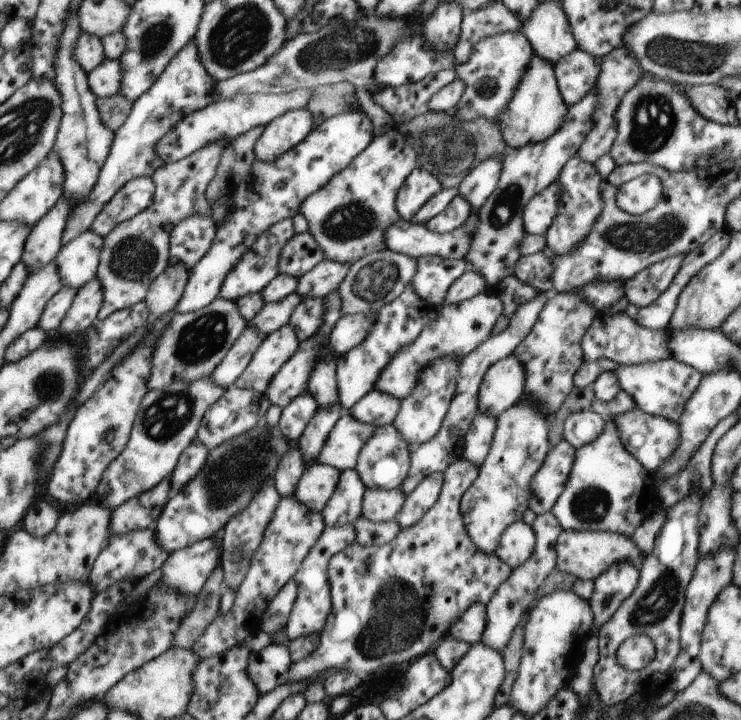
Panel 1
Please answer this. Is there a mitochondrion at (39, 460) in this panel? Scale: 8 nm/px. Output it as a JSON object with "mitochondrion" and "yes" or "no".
{"mitochondrion":"no"}

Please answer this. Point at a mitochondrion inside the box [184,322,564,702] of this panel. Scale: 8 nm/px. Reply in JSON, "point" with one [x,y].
{"point":[231,476]}

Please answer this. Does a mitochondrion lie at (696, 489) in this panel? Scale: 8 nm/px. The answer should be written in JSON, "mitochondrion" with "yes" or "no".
{"mitochondrion":"no"}

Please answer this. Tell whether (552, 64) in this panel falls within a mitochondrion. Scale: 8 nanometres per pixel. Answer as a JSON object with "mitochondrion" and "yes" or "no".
{"mitochondrion":"no"}

